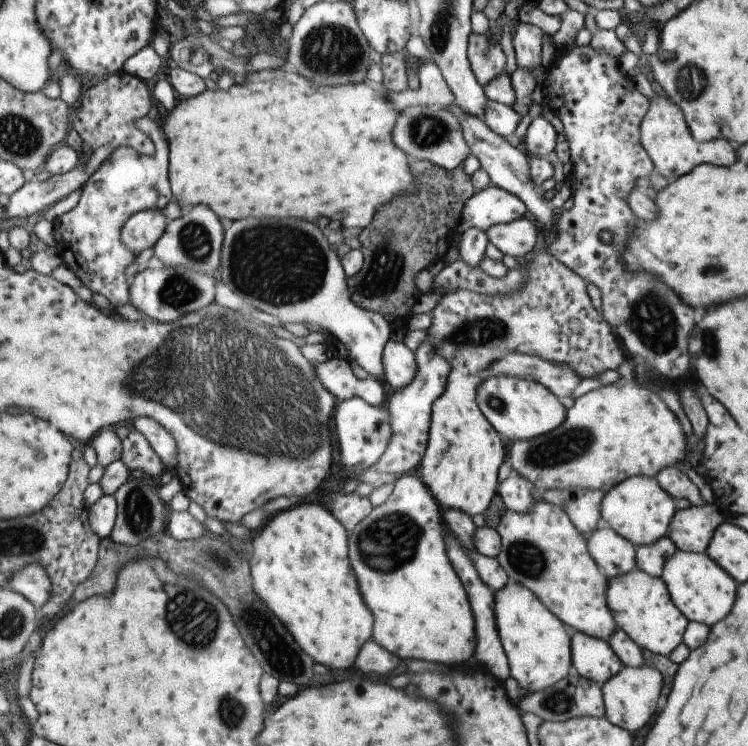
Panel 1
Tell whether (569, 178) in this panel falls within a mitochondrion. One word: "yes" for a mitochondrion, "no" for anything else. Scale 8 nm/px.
no

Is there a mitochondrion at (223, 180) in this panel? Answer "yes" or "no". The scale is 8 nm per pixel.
no

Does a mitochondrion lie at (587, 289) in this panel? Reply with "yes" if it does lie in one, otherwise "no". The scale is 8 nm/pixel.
no

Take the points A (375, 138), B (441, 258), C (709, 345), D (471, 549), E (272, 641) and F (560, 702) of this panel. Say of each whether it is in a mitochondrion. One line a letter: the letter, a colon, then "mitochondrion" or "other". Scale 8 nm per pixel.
A: other
B: other
C: mitochondrion
D: other
E: mitochondrion
F: mitochondrion

